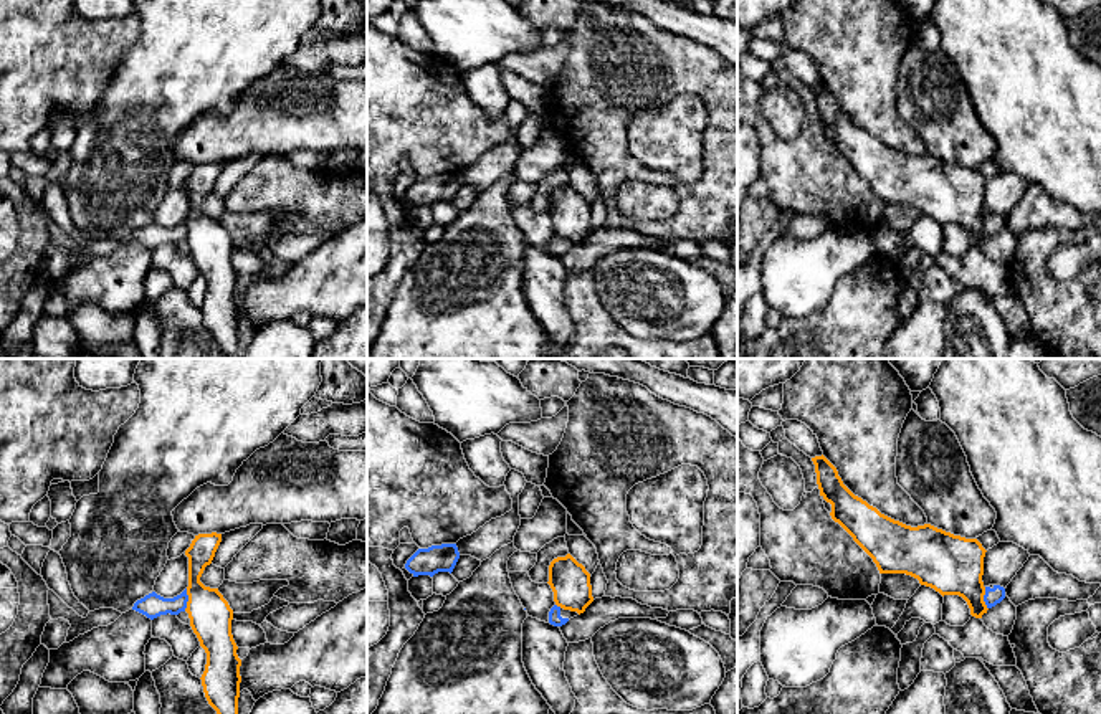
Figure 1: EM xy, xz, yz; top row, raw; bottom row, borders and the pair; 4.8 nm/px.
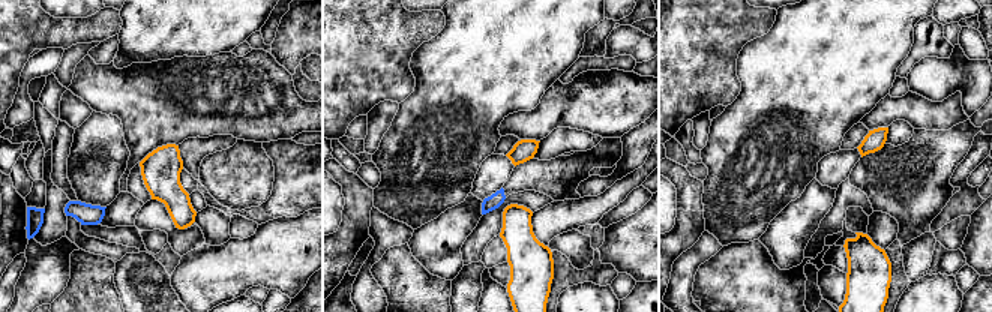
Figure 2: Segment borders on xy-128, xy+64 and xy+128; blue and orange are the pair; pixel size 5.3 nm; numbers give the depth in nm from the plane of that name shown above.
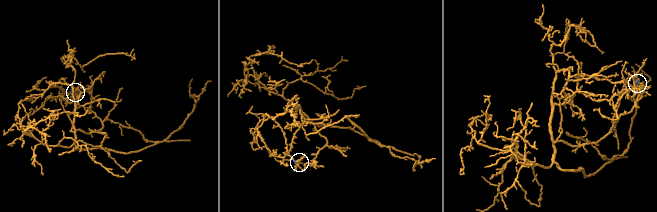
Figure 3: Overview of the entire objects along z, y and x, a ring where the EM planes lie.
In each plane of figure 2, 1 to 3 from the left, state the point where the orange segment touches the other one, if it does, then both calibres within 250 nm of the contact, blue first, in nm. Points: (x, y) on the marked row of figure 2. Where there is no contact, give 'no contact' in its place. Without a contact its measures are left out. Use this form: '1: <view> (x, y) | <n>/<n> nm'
1: no contact
2: no contact
3: no contact

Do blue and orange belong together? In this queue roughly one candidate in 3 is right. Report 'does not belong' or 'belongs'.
does not belong

